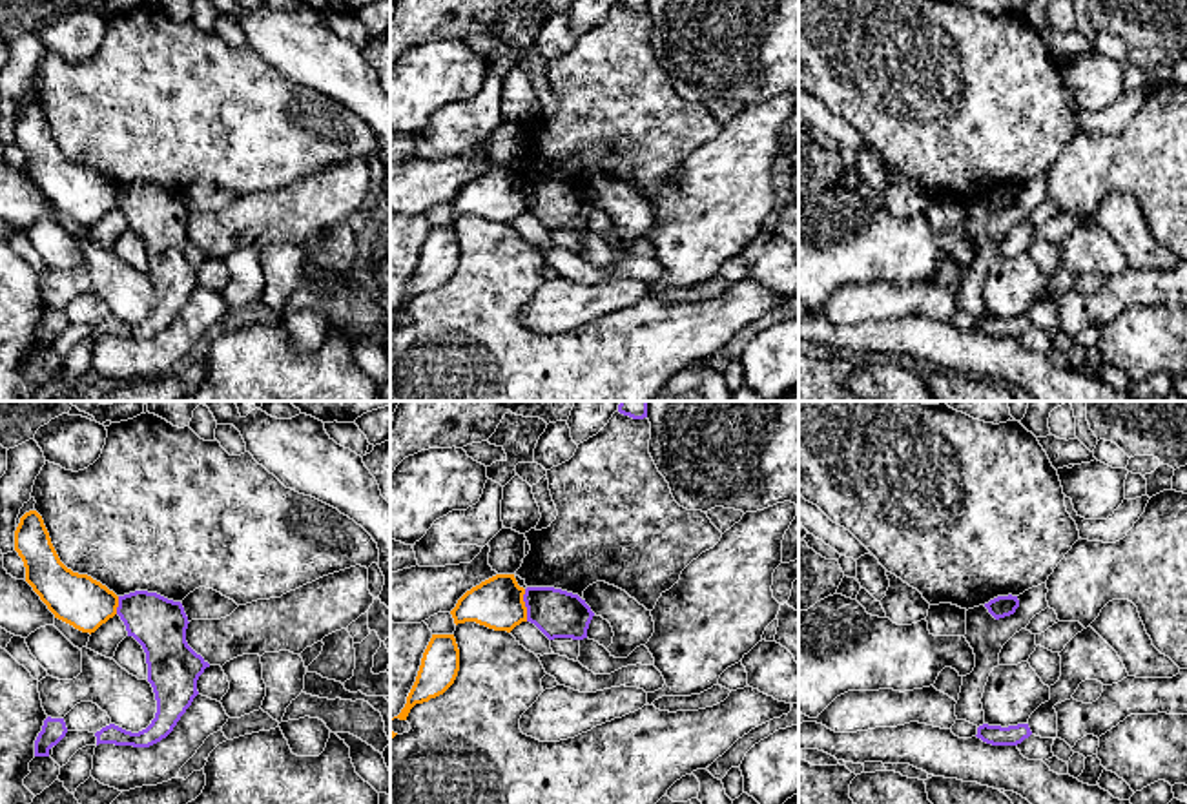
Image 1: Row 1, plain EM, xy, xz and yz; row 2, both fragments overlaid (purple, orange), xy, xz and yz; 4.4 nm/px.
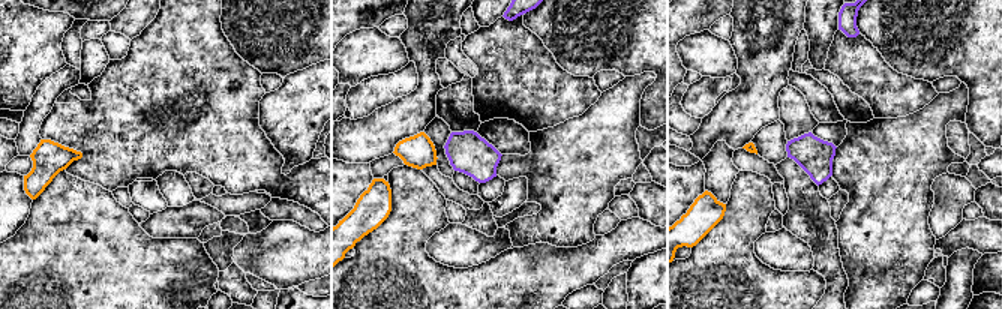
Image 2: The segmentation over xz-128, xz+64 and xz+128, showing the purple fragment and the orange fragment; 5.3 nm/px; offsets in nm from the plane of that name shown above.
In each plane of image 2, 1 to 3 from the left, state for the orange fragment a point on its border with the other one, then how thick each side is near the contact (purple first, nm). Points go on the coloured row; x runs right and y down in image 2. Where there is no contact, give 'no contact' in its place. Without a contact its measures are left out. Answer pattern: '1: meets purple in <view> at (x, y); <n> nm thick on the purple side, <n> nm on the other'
1: no contact
2: no contact
3: no contact

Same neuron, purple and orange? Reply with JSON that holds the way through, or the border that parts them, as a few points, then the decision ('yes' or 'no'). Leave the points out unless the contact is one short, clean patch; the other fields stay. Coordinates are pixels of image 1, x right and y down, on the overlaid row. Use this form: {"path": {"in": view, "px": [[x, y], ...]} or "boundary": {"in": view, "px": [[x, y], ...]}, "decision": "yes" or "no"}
{"decision": "no"}

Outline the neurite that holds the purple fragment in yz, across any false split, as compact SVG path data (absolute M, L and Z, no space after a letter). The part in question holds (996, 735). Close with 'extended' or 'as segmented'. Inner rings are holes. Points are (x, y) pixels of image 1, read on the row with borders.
M983 724L977 727L975 737L992 746L1017 746L1030 735L1032 731L1028 724L1017 724L1008 727Z; as segmented

